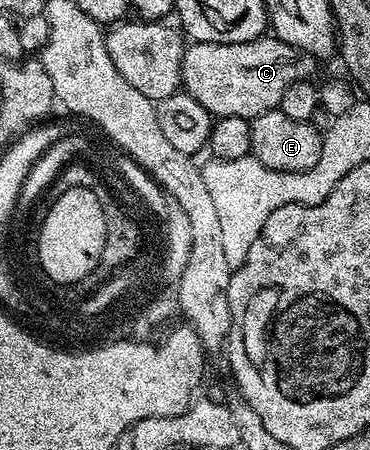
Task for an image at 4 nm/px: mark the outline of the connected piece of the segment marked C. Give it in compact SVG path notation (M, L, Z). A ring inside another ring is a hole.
M272 34L233 44L192 42L184 50L180 82L183 91L188 92L194 102L202 102L213 118L237 116L250 122L258 114L279 108L287 88L311 77L312 64L313 57L304 55Z

